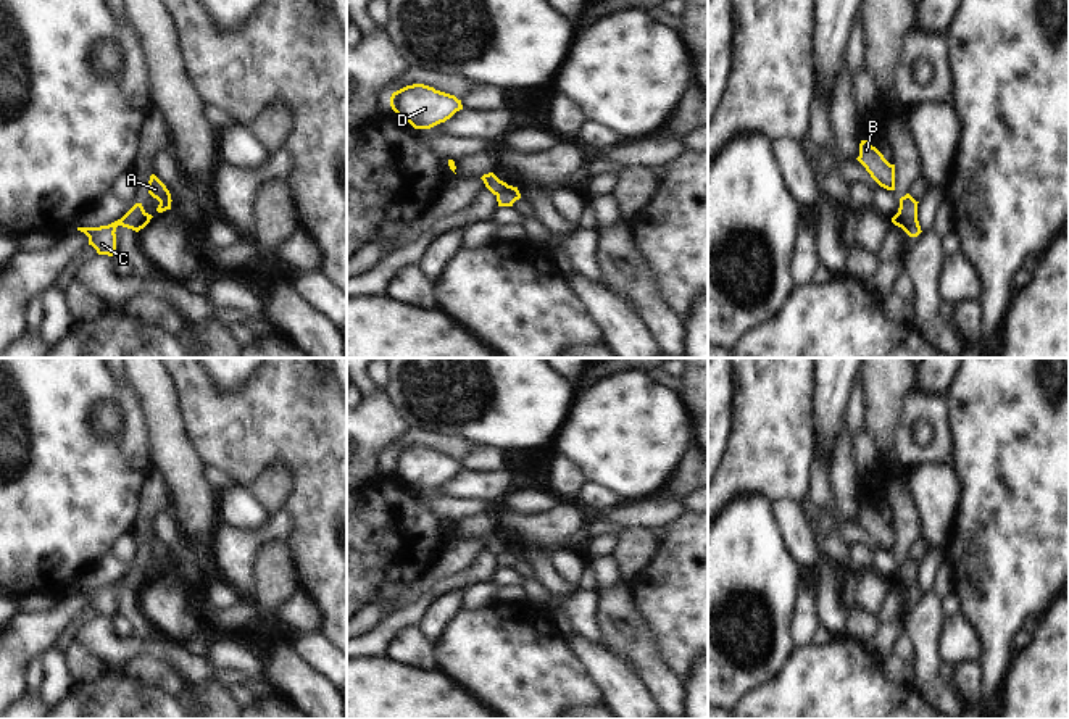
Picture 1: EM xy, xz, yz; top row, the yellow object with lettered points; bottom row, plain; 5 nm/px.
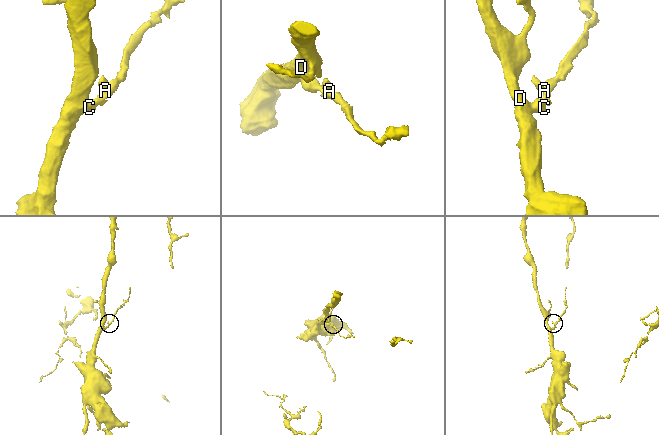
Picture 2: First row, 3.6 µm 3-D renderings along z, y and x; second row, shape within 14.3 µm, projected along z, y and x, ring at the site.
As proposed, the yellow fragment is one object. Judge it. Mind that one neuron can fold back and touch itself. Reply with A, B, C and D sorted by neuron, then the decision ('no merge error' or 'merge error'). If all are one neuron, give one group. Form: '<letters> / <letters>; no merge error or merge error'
A B / C D; merge error

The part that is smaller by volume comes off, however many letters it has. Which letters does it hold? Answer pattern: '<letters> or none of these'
A, B

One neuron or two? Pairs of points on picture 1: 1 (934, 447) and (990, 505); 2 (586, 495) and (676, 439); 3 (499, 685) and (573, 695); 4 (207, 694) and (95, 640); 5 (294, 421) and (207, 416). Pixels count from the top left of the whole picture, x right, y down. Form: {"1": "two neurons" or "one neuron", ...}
{"1": "two neurons", "2": "two neurons", "3": "one neuron", "4": "two neurons", "5": "one neuron"}

